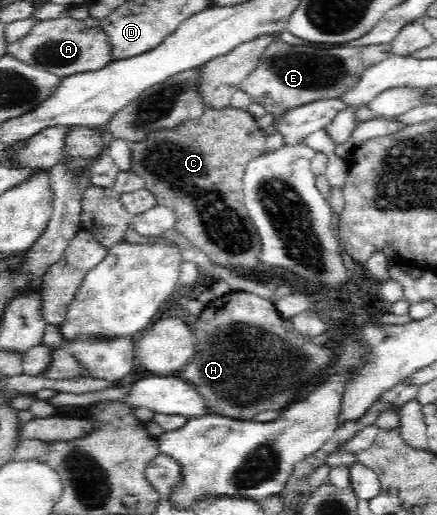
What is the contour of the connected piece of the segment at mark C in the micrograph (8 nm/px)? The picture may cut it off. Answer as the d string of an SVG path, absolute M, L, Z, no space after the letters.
M231 106L222 112L205 109L203 115L197 118L197 120L187 122L185 126L181 126L181 128L177 128L177 130L163 130L163 132L159 132L159 134L153 134L149 142L145 142L145 144L142 144L142 142L141 144L129 144L129 148L131 148L131 151L133 151L133 159L135 164L134 172L145 180L144 188L157 195L160 206L168 208L176 216L176 231L178 231L178 234L180 234L180 236L186 240L186 244L188 244L189 247L199 250L201 254L205 254L205 256L207 256L207 260L209 260L209 262L213 262L212 264L215 265L253 266L253 264L257 263L258 254L262 249L262 242L259 233L257 230L255 230L255 226L253 226L253 222L251 222L252 218L246 209L244 203L244 186L242 183L245 168L249 163L249 160L251 160L253 156L257 156L260 152L265 151L264 135L257 127L255 117L253 117L253 115L249 114L247 110L243 111L232 108Z

